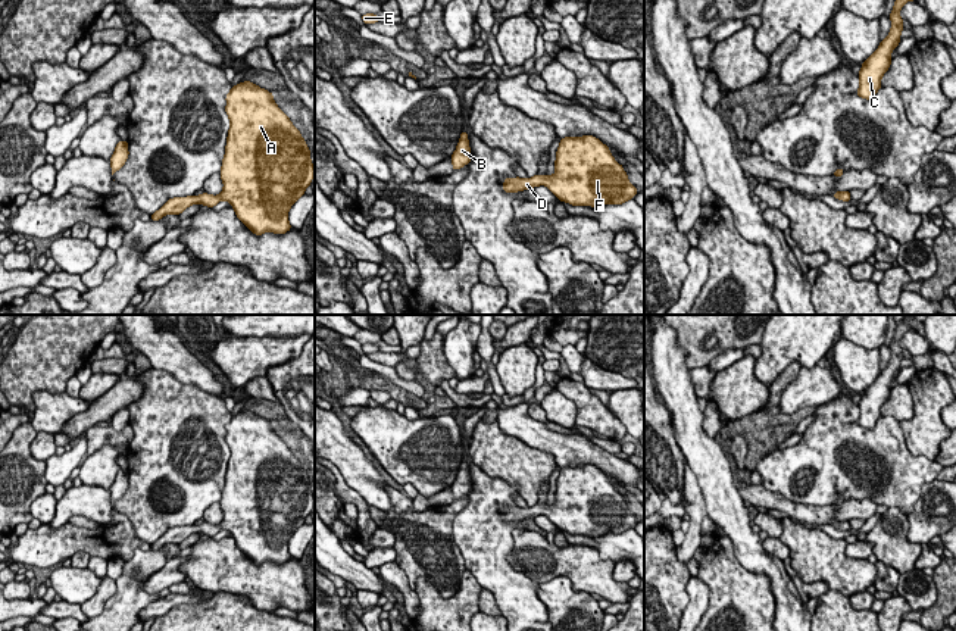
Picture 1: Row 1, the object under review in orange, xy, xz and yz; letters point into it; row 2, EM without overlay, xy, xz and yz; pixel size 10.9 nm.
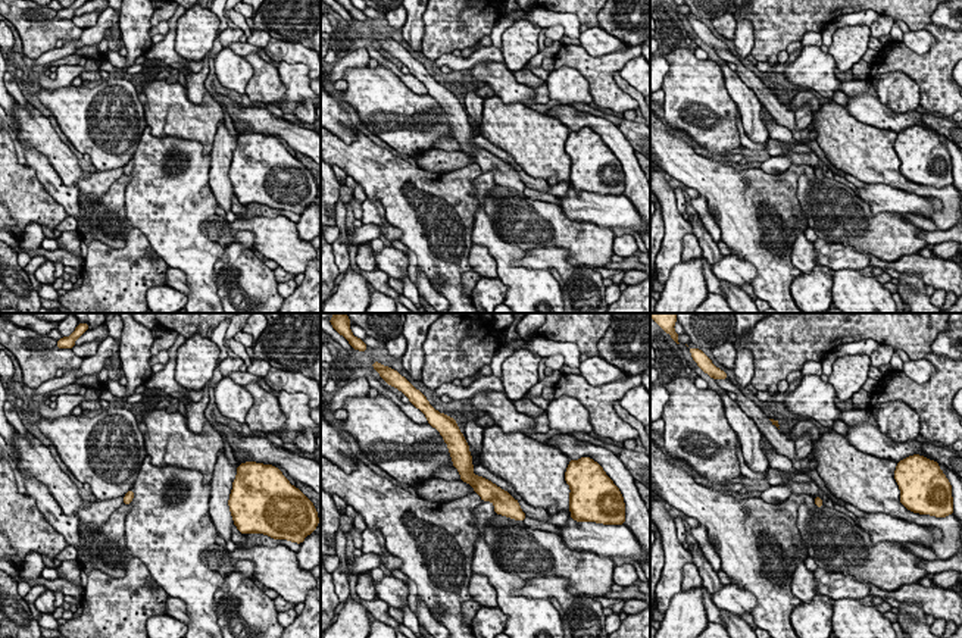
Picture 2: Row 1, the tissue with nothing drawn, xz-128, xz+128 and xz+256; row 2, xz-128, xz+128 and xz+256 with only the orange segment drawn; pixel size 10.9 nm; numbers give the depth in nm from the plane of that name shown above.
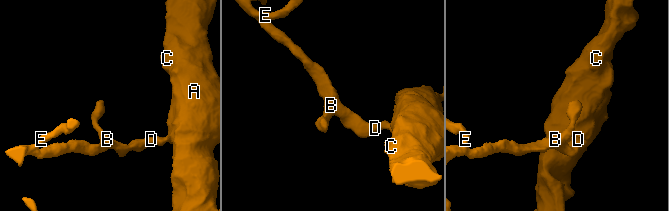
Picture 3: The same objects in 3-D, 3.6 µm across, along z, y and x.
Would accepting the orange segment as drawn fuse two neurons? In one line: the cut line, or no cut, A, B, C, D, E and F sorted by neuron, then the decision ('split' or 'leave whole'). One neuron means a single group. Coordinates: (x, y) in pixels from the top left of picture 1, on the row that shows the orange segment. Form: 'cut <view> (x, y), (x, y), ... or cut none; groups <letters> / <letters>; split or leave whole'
cut none; groups A B C D E F; leave whole

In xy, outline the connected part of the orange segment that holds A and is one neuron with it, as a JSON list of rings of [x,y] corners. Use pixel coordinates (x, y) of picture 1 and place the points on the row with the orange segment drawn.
[[[246,81],[232,87],[225,100],[229,131],[219,172],[224,190],[219,196],[203,193],[200,196],[169,199],[150,218],[159,221],[168,213],[179,215],[191,204],[213,207],[221,200],[226,200],[235,210],[237,218],[256,235],[268,231],[285,234],[291,229],[288,210],[299,197],[304,196],[304,190],[315,175],[309,147],[268,90]]]

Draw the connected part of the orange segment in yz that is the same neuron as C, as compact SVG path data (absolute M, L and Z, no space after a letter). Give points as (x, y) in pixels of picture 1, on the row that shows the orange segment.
M896 0L894 7L888 16L891 19L891 29L888 32L888 37L882 40L877 51L872 53L862 63L862 69L857 74L859 90L856 93L862 99L872 100L877 91L882 87L881 78L890 68L891 50L897 49L902 40L900 32L905 29L903 19L900 18L899 12L903 7L903 4L907 1L913 1L913 0Z

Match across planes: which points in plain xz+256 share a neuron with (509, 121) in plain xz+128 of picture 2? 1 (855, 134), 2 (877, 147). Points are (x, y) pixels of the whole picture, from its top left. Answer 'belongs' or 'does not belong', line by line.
1: belongs
2: belongs

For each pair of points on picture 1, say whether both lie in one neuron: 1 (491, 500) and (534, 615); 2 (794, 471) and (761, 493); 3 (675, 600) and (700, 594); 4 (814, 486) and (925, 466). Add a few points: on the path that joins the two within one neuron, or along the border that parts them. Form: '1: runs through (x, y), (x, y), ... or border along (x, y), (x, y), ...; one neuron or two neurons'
1: runs through (491, 528), (491, 569), (509, 587); one neuron
2: border along (761, 483), (767, 489), (780, 492), (797, 505); two neurons
3: border along (690, 575), (686, 584), (689, 603), (681, 615); two neurons
4: runs through (842, 469), (897, 469); one neuron

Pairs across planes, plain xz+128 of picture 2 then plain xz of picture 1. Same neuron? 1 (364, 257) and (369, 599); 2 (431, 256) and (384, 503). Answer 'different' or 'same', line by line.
1: same
2: different

